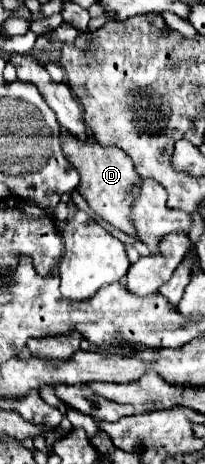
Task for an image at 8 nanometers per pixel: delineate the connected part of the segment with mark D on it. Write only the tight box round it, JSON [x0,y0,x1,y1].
[60,129,140,237]

